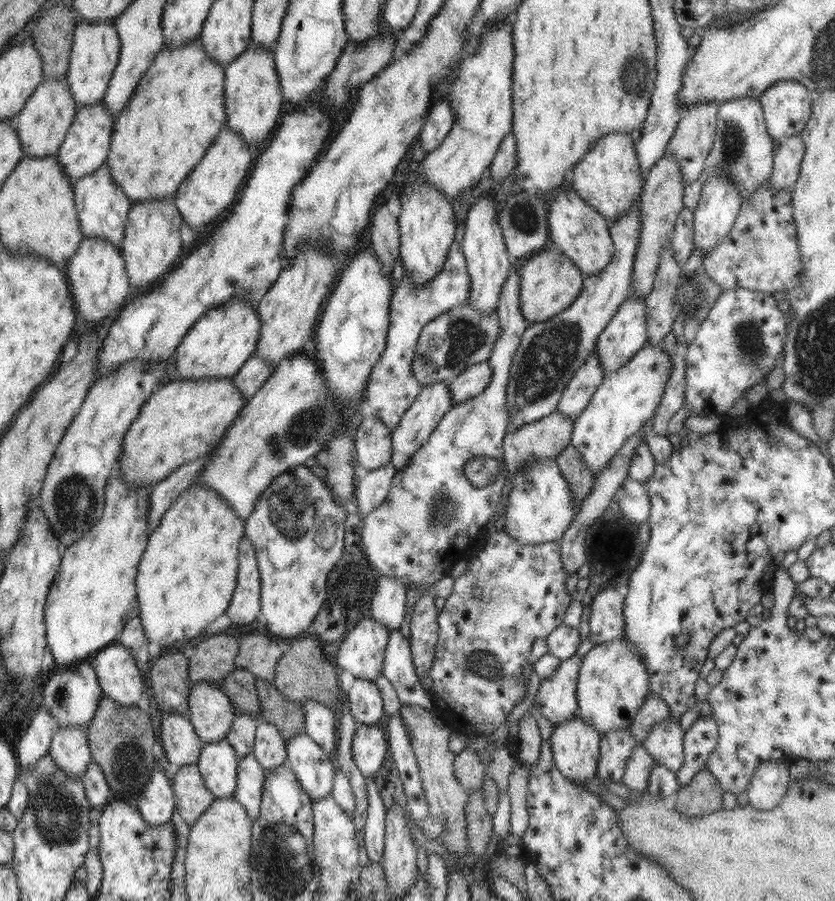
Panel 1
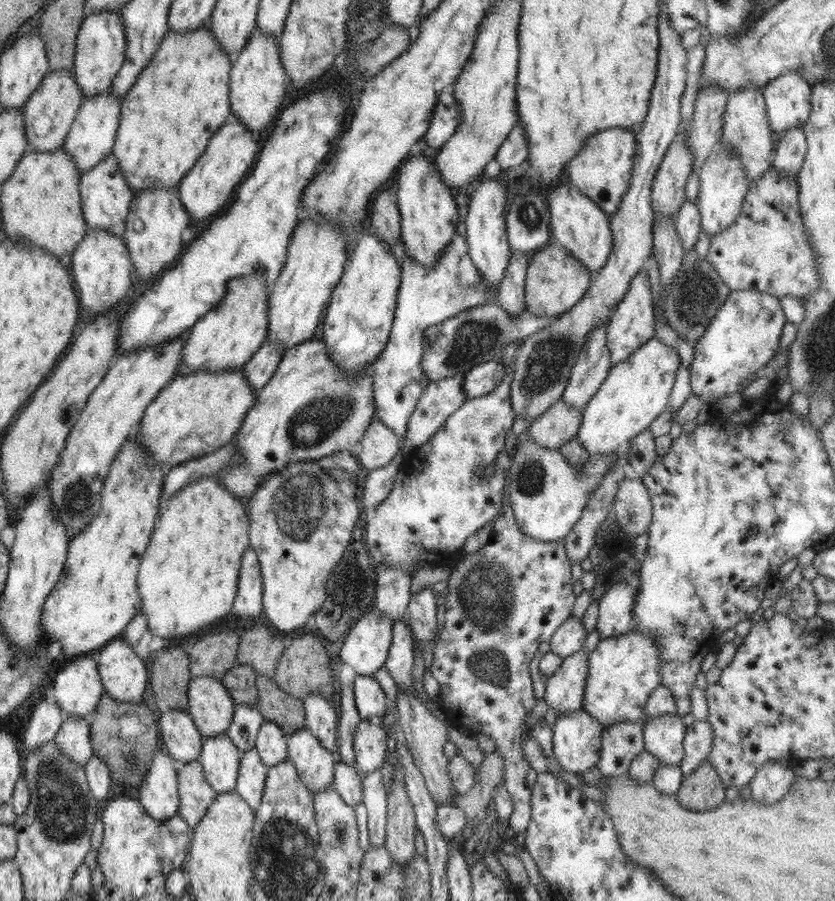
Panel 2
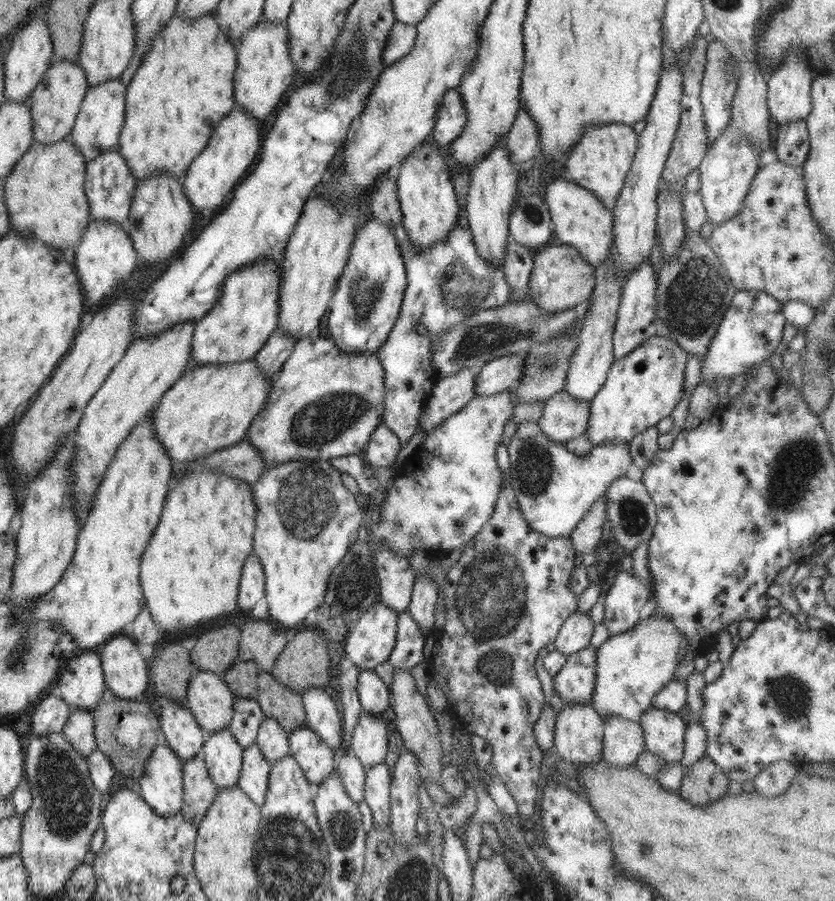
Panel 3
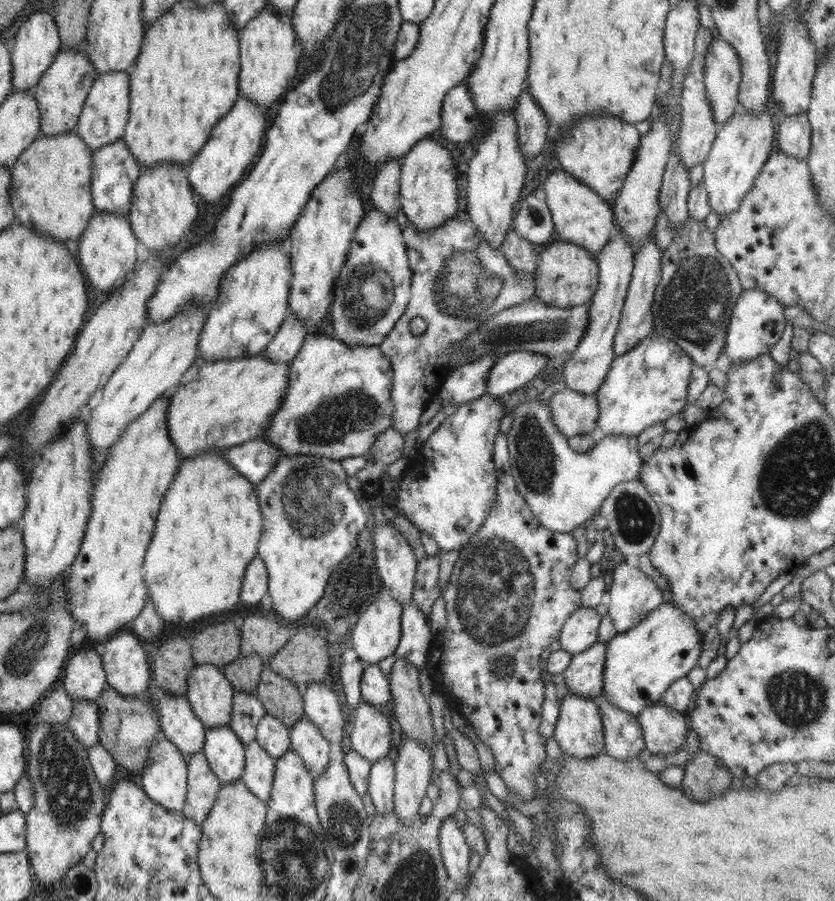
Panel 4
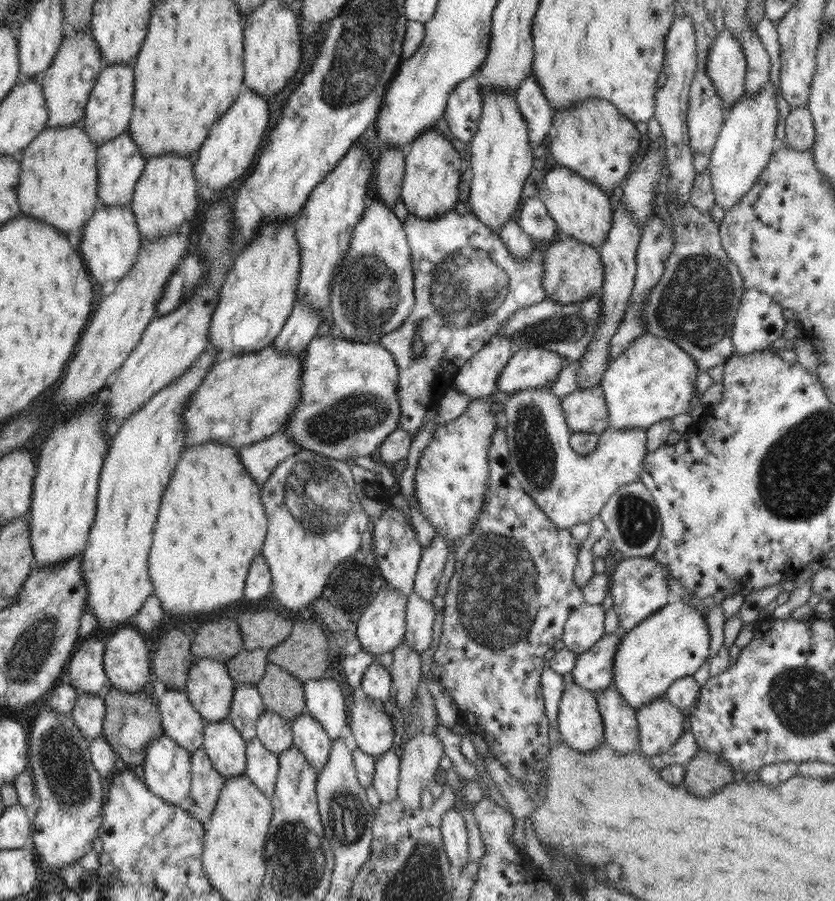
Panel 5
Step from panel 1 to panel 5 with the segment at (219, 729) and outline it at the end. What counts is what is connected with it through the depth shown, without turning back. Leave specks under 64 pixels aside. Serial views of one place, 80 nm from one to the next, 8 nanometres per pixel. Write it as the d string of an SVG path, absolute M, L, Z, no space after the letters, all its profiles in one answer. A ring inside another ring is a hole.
M206 658L190 665L184 692L206 723L220 723L228 719L235 686L226 664Z

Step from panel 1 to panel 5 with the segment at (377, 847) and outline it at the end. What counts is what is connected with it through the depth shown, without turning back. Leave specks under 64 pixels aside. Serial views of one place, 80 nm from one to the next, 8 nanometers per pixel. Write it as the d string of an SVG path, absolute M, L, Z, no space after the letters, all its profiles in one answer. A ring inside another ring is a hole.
M388 750L377 758L372 786L378 793L381 803L396 799L398 782L400 782L400 765L400 757L394 751Z

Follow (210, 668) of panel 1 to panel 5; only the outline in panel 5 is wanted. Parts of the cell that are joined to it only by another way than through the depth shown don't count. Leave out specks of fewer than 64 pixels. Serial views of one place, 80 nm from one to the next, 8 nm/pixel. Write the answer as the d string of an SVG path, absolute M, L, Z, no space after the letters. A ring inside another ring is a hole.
M230 618L202 624L192 640L192 655L196 660L210 658L226 664L242 650L241 628L238 621Z

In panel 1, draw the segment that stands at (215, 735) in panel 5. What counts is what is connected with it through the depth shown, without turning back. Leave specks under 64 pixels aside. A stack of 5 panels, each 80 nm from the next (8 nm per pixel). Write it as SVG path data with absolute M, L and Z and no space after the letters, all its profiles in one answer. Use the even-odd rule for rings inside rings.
M225 738L204 743L197 765L206 789L215 799L229 798L235 793L238 761L236 751Z

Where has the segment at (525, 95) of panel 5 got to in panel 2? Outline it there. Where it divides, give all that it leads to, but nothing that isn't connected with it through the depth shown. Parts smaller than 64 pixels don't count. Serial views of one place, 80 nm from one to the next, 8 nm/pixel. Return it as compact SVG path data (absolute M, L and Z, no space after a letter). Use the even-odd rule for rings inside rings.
M518 122L510 134L507 134L495 154L496 162L502 168L501 174L506 175L507 172L521 167L523 163L527 162L528 155L528 139L525 135L525 128L521 122Z

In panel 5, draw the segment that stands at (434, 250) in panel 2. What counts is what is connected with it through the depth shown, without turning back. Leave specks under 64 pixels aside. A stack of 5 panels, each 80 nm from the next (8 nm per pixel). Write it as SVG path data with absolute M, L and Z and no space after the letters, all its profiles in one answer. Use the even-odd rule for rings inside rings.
M436 126L427 129L408 144L405 156L405 176L399 198L402 199L410 214L422 220L432 220L449 210L455 210L460 201L462 158L463 153L458 143L453 139L448 139L444 133L440 133Z

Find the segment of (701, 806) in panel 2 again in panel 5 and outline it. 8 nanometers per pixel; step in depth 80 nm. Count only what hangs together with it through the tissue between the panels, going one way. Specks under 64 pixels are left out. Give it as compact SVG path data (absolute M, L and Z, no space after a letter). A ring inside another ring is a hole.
M704 748L685 765L682 787L694 796L710 798L726 784L734 782L733 768L728 760Z

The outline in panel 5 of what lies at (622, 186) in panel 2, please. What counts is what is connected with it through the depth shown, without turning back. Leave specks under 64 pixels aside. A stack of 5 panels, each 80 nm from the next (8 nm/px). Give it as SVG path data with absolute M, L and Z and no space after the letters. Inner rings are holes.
M587 98L574 106L555 110L553 126L558 133L550 148L557 166L570 168L570 171L588 179L607 193L625 183L634 156L640 150L642 135L635 123L618 112L611 102Z

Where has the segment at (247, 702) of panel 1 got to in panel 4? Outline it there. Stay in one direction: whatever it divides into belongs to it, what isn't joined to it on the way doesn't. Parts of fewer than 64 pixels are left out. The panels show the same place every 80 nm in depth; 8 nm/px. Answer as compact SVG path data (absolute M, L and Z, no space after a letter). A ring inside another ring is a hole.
M256 654L248 657L240 655L222 672L235 690L254 694L260 683L263 666L262 659Z

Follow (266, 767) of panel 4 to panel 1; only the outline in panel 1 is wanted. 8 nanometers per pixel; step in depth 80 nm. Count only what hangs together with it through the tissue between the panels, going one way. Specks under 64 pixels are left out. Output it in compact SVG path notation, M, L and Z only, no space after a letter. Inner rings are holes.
M251 752L239 759L237 764L237 786L233 794L248 813L252 821L261 813L261 797L266 770L260 766Z

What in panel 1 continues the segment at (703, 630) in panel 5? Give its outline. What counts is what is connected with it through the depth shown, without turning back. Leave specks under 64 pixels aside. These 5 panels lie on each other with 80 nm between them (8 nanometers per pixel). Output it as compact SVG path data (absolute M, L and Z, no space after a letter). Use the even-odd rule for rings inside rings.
M625 636L595 645L582 657L576 688L578 711L574 718L582 719L601 734L627 728L638 716L638 710L642 708L649 690L650 673L646 669L646 663Z

